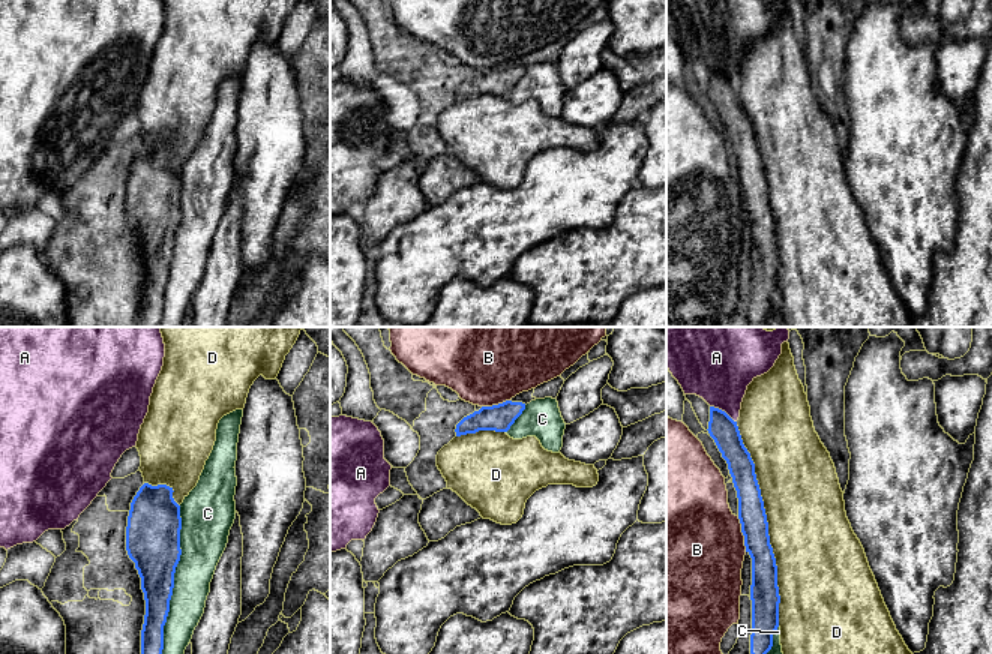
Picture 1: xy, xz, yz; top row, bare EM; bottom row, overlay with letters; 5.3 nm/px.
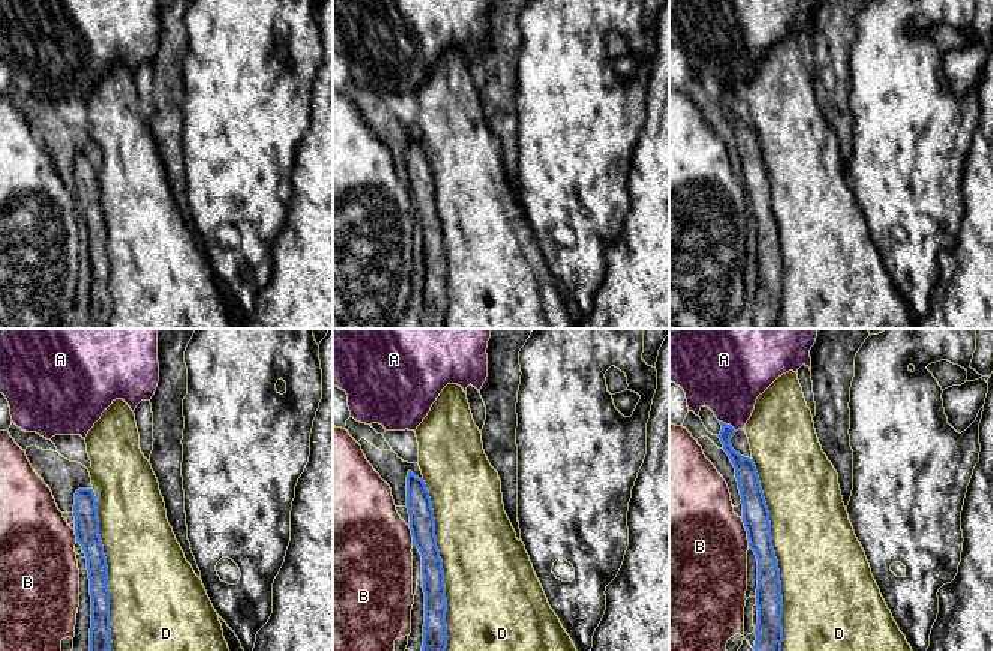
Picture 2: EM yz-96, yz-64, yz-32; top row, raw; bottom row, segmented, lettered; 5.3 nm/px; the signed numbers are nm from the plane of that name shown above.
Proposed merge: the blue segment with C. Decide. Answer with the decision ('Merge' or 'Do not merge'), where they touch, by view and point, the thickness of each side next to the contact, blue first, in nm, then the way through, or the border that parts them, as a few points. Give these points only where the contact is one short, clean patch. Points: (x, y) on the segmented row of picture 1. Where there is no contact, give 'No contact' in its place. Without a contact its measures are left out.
Do not merge. Touches blue at xy (173, 579). Thickness 280 nm (blue) against 240 nm

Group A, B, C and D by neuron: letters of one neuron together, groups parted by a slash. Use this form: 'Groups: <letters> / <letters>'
Groups: A / B / C / D

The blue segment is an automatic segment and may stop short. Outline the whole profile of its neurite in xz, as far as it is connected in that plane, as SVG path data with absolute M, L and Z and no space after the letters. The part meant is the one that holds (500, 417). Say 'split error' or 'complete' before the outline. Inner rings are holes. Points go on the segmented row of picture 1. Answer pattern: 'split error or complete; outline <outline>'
complete; outline M512 400L492 406L482 406L456 424L456 436L476 434L479 430L507 432L524 410L525 404Z

